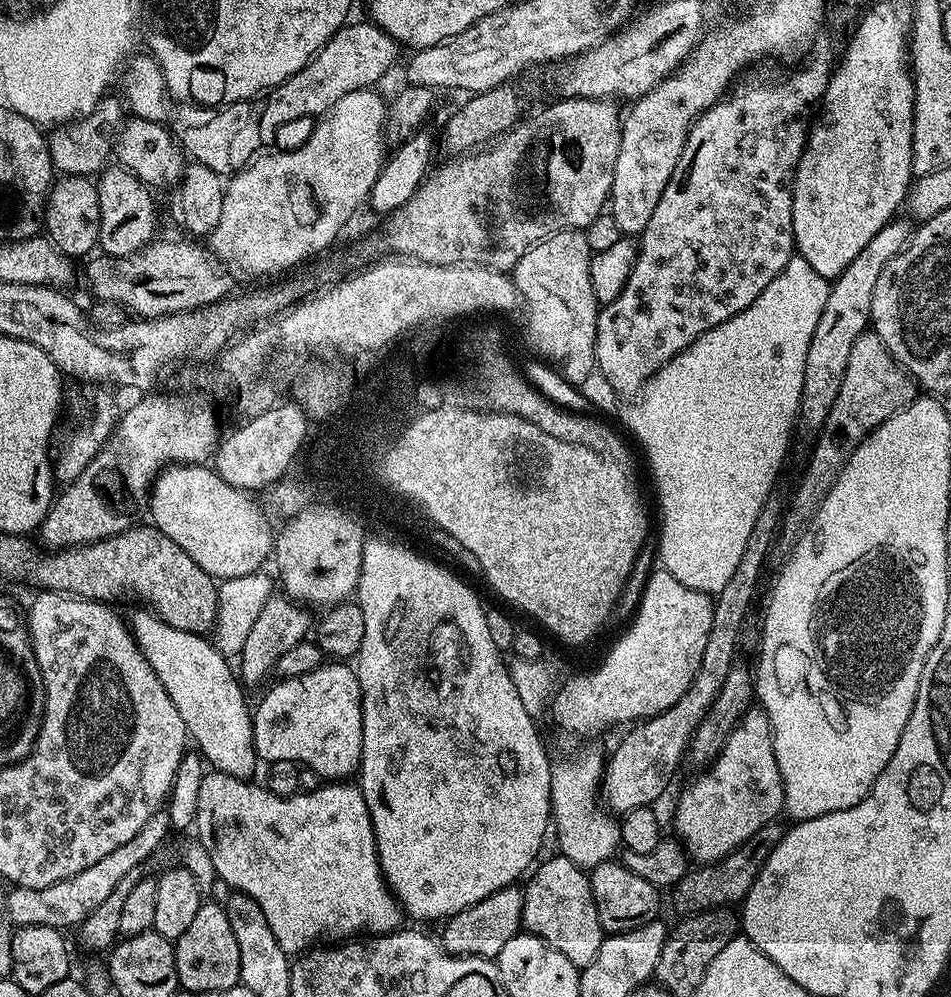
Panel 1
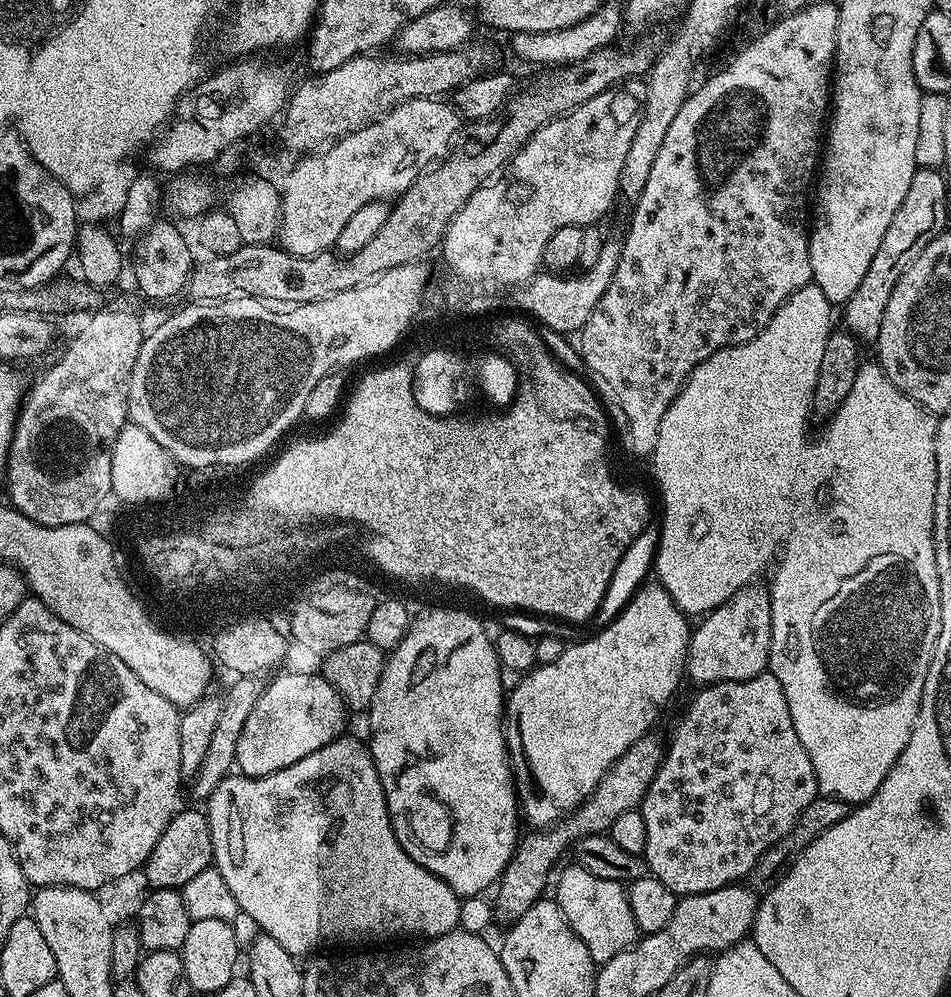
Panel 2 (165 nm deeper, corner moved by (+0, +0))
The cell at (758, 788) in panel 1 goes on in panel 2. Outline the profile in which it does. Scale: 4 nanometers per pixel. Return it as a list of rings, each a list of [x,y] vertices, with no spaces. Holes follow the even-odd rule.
[[[765,670],[749,680],[723,680],[721,684],[701,687],[697,692],[700,693],[689,702],[688,709],[681,714],[672,737],[667,737],[664,760],[660,764],[658,774],[654,774],[654,782],[650,782],[638,809],[642,814],[642,822],[646,822],[646,850],[643,857],[647,871],[657,876],[669,890],[676,893],[677,897],[713,892],[743,881],[743,876],[744,879],[751,877],[752,868],[762,858],[762,854],[788,833],[790,826],[794,826],[794,822],[802,814],[802,810],[806,810],[806,806],[810,806],[812,799],[818,795],[816,771],[794,730],[782,682],[778,682],[775,674]]]

